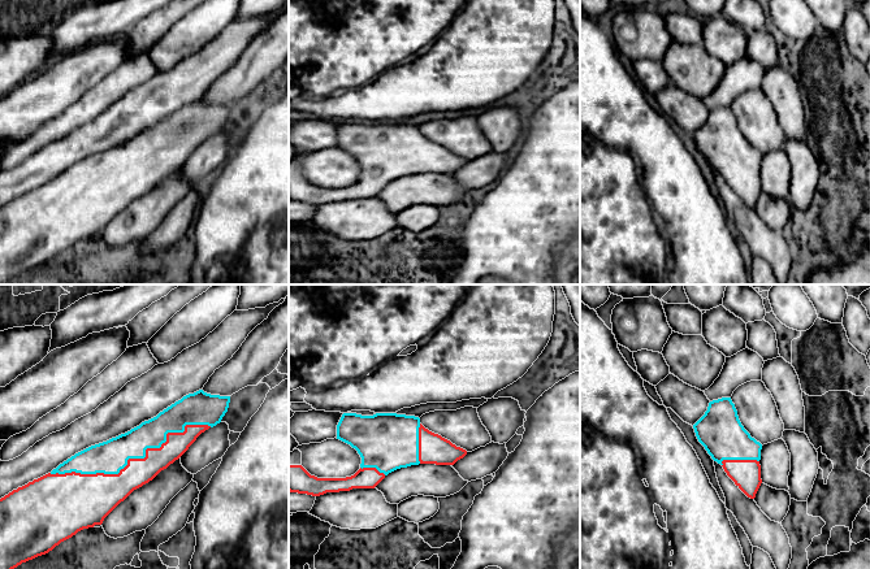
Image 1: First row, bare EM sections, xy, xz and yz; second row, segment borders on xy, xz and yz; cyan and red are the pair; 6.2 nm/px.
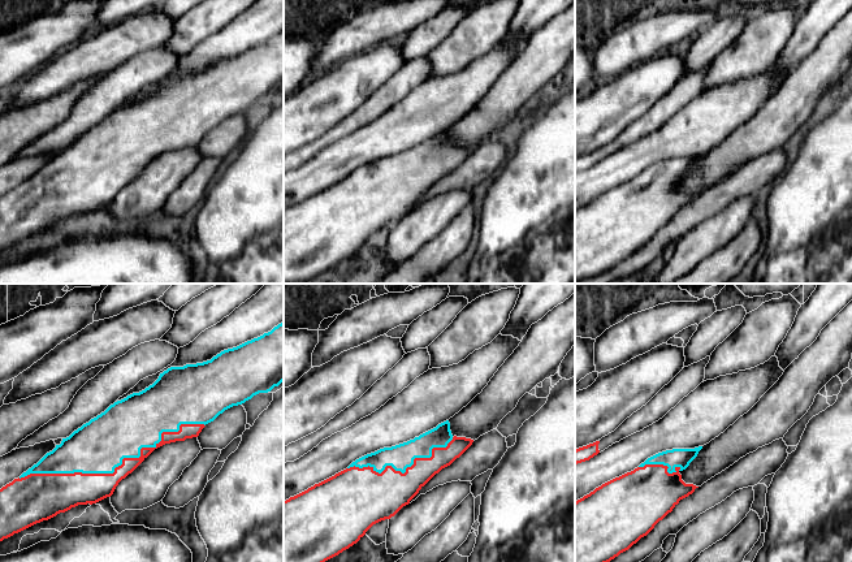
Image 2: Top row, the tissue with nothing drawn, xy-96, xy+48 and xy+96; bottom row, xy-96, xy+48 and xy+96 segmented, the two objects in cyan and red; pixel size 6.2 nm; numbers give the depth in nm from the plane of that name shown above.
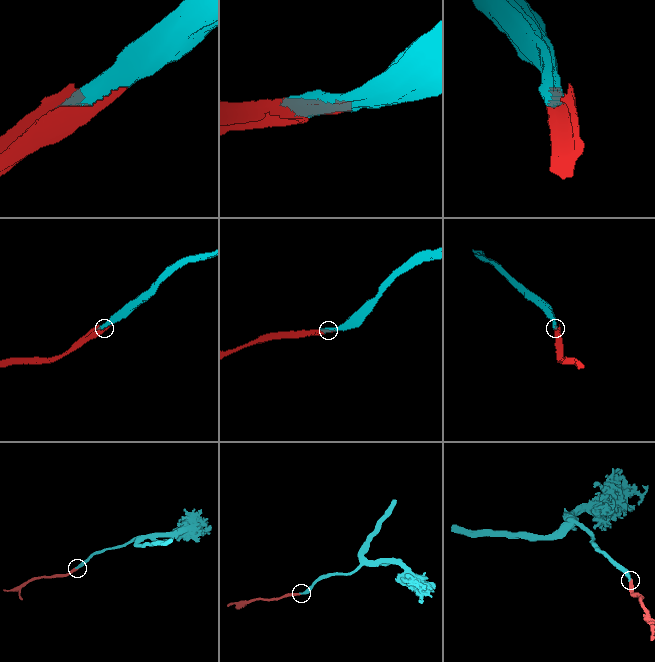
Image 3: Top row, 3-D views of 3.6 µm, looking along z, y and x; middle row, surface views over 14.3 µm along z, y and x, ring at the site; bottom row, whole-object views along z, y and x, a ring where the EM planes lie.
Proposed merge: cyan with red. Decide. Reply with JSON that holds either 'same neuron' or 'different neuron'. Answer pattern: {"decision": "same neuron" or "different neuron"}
{"decision": "same neuron"}

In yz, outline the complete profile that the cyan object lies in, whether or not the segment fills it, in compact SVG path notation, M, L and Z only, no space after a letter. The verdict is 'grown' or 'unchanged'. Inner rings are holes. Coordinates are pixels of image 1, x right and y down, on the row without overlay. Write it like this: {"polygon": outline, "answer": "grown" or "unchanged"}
{"polygon": "M731 107L710 110L693 138L711 168L723 175L748 207L754 208L762 192L759 174L762 153L741 134Z", "answer": "grown"}

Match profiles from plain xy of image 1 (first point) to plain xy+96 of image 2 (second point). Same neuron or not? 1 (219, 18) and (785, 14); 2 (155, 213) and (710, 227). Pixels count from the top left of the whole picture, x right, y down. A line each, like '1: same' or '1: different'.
1: same
2: same

